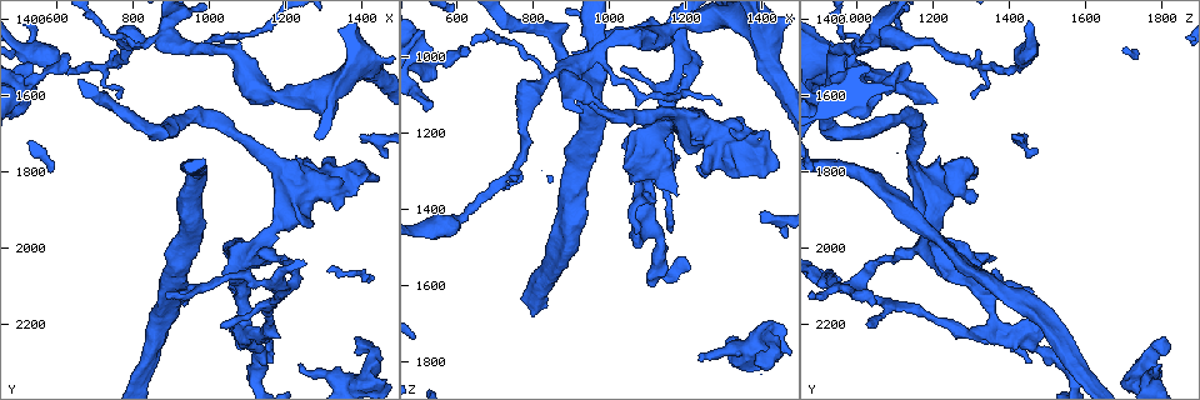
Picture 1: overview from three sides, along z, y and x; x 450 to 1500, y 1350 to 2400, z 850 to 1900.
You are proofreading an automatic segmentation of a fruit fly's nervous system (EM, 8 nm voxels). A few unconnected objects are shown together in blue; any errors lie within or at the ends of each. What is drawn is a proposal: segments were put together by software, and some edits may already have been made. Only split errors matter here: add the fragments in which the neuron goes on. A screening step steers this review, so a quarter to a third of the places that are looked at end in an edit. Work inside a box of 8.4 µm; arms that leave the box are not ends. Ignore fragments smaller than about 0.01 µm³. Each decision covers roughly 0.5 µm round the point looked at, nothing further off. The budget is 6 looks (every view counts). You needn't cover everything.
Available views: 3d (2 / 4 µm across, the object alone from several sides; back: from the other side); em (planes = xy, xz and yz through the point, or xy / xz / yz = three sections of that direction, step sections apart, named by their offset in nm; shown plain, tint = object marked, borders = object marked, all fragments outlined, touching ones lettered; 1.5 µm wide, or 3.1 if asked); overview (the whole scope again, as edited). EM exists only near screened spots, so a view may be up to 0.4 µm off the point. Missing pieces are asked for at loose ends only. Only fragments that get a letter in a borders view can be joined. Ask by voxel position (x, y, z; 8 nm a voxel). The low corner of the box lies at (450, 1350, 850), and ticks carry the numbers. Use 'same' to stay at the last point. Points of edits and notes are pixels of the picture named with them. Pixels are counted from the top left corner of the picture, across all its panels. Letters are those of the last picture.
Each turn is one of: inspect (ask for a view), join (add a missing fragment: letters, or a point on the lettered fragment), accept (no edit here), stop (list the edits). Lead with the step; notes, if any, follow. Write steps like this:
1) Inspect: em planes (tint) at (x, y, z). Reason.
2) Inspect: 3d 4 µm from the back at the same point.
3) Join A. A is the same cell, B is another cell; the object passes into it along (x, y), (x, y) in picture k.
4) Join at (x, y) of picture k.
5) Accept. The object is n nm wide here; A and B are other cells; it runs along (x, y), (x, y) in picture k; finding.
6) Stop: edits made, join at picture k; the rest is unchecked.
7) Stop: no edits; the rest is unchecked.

Inspect: em 3.1 µm xy step 16 (tint) at (755, 1600, 1290). Free end.

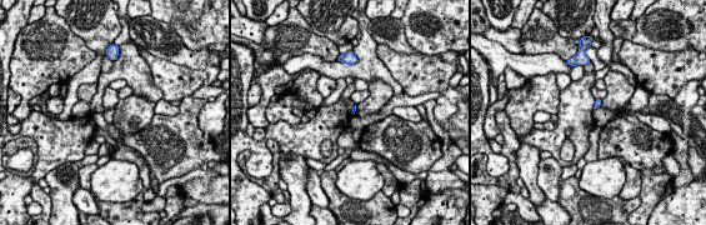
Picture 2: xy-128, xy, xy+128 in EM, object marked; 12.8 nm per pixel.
Inspect: em 3.1 µm planes (tint) at the same point. Cut it another way.

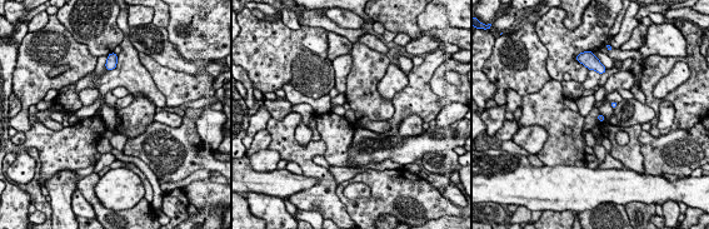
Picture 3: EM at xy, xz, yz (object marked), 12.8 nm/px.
Inspect: em 3.1 µm planes (borders) at the same point. See the neighbours.

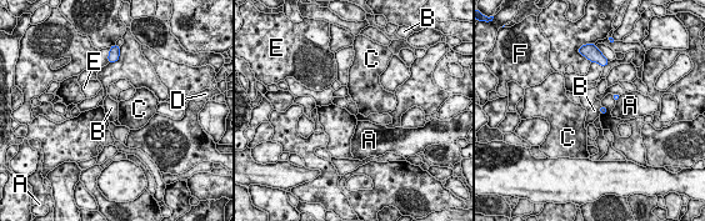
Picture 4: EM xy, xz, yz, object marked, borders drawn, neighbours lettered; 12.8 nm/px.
Accept. A, B, C, D, E and F are other cells; a border runs along (601, 106), (599, 112) in picture 4; none of them fits.

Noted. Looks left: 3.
Inspect: em yz step 4 (tint) at (1385, 2240, 1810). Branch stops here.

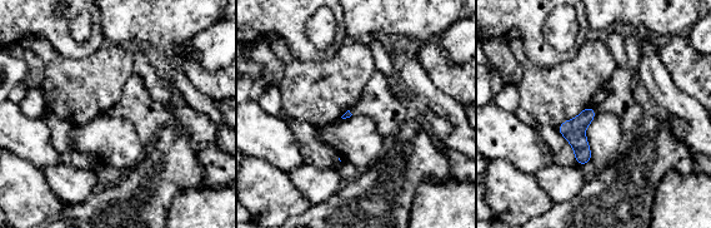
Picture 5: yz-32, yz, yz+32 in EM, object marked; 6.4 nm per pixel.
Inspect: em planes (borders) at the same point. Cut it another way.

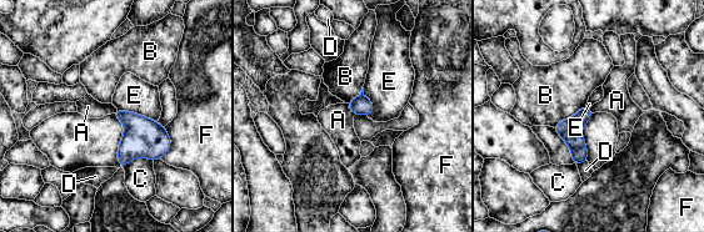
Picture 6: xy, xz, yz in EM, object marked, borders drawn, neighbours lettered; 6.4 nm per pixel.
Accept. The longest contact is with E, 280 nm; A, B, C, D, E and F are other cells; no lettered fragment goes on from it.

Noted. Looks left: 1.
Inspect: em planes (borders) at (1165, 2300, 1455). An open end.

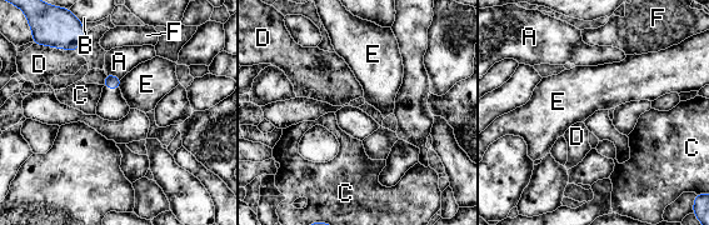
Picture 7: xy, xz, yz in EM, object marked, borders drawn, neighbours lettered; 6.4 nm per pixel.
Accept. A, B, C, D, E and F are other cells; a border runs along (121, 79), (119, 88) in picture 7; none of them fits.

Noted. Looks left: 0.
Stop: no edits; the rest is unchecked.

